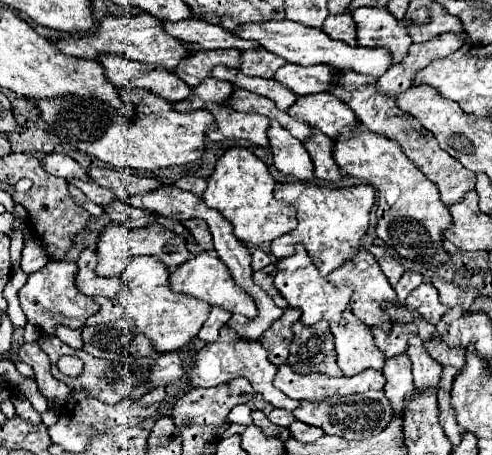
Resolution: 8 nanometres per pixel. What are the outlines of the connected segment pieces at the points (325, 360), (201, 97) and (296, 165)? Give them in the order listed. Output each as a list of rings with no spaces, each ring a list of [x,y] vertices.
[[[297,321],[293,325],[293,341],[287,363],[295,373],[325,373],[341,377],[329,323],[319,321],[315,325],[303,325]]]
[[[213,77],[203,79],[191,93],[191,97],[173,103],[173,107],[181,113],[189,113],[195,109],[201,109],[205,103],[225,103],[231,97],[233,85],[227,81],[217,81]]]
[[[271,121],[267,137],[275,167],[281,173],[293,175],[299,181],[313,181],[313,163],[299,139],[291,137],[289,131],[281,127],[277,121]]]

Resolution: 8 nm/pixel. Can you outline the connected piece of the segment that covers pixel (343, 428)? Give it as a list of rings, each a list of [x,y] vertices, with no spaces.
[[[365,391],[347,397],[327,397],[323,401],[299,401],[299,407],[293,411],[293,417],[297,421],[319,427],[323,429],[325,435],[363,435],[363,437],[379,435],[379,431],[387,427],[393,415],[395,413],[389,399],[385,397],[385,391]]]

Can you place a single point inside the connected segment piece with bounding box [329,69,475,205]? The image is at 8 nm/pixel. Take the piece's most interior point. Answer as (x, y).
(379, 113)

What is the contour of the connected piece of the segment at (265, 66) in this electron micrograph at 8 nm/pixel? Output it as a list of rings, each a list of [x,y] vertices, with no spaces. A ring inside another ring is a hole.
[[[247,49],[241,51],[241,65],[239,69],[245,75],[253,75],[253,77],[273,77],[273,73],[283,67],[283,59],[279,59],[277,55],[269,53],[267,49]]]

